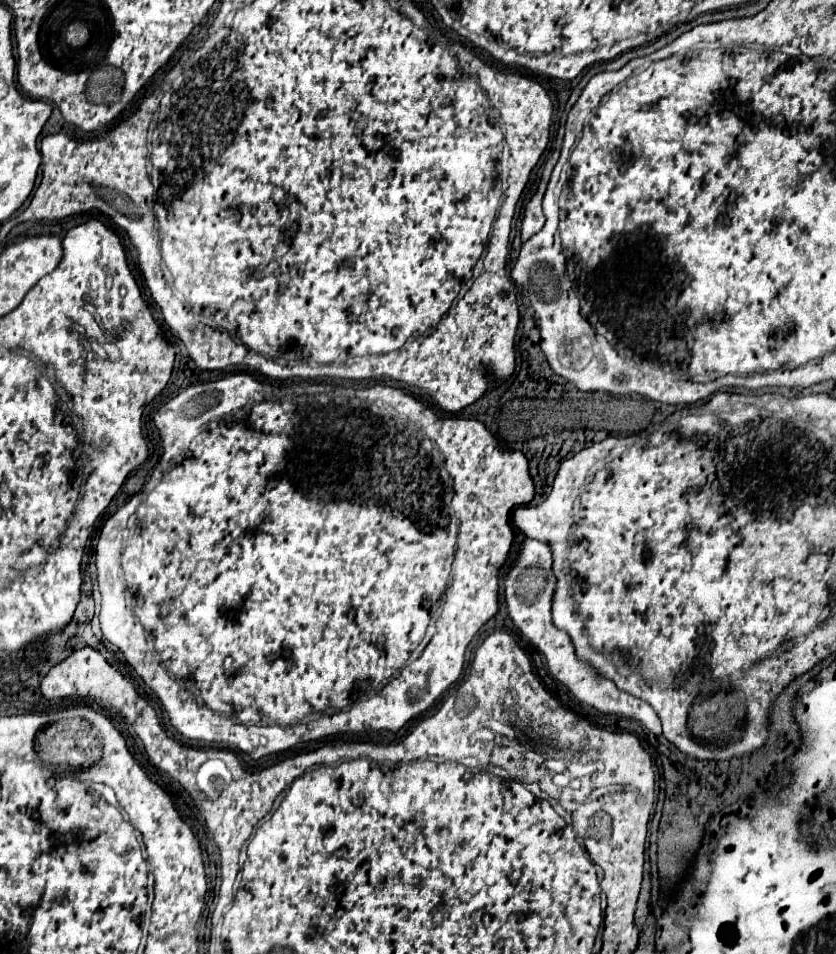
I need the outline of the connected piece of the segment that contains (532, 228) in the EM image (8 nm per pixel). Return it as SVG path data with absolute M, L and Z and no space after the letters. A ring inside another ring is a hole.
M546 160L546 168L544 168L544 174L542 174L542 182L538 186L538 192L534 194L534 198L526 206L526 216L524 216L524 222L522 222L522 242L530 240L532 234L540 232L544 222L546 222L546 218L542 214L542 196L544 196L544 190L548 186L548 180L550 180L550 174L552 174L556 162L558 160Z

